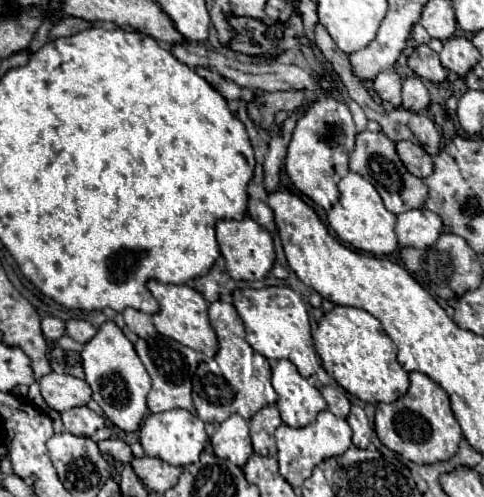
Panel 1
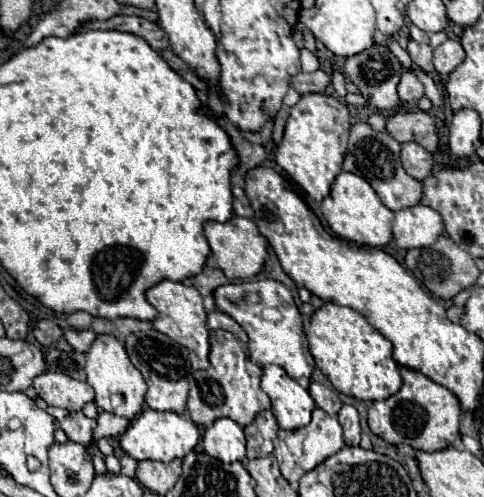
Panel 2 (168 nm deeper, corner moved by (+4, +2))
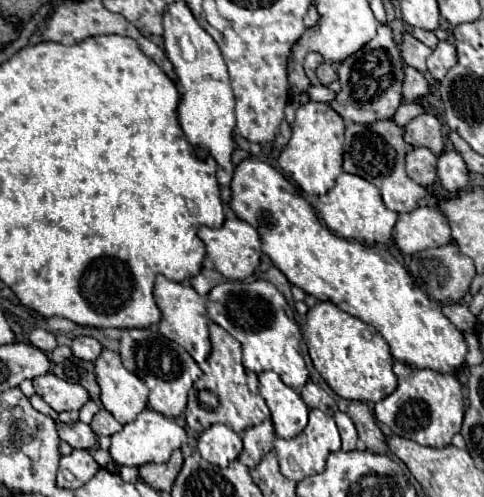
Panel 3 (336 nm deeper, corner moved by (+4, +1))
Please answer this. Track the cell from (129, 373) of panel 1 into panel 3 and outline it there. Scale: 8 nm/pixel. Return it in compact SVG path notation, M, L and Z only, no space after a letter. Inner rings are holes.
M104 348L102 354L94 360L94 370L96 370L96 382L100 386L100 402L120 424L132 422L148 406L148 386L136 374L124 368L118 352Z

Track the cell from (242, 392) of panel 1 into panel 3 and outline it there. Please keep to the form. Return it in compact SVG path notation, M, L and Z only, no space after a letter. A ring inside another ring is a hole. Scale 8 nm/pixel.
M210 322L210 340L212 340L212 352L206 360L208 374L202 376L198 382L194 382L190 394L188 394L188 406L186 406L186 424L202 432L208 426L216 422L224 422L238 434L244 432L250 426L256 426L270 418L270 410L262 396L258 394L258 376L254 372L248 372L242 366L242 344L228 334L224 328L220 328L216 322Z

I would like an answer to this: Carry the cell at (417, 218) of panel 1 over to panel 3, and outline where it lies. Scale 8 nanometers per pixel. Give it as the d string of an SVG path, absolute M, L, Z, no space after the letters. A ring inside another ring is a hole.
M420 206L412 212L398 214L394 226L394 242L404 254L414 254L426 248L448 244L450 226L444 214L434 206Z

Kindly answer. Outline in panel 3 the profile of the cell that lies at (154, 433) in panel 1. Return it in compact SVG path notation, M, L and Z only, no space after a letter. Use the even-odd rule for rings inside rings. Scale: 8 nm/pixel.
M142 410L134 422L126 424L120 432L112 436L110 456L118 466L142 466L148 462L168 462L174 450L188 444L188 434L182 426L178 426L174 420L162 416L156 410Z

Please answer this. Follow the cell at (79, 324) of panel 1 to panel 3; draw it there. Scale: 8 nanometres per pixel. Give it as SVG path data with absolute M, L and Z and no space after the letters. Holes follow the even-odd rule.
M76 336L72 340L72 352L80 360L96 360L100 356L100 352L102 352L102 346L92 336Z

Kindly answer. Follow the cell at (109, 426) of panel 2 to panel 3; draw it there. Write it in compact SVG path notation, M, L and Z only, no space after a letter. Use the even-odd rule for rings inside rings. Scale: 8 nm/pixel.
M100 408L100 412L96 414L96 418L92 418L90 426L92 426L92 430L98 436L112 436L112 434L116 434L116 432L122 430L122 424L116 422L114 416L108 410L104 410L104 408Z

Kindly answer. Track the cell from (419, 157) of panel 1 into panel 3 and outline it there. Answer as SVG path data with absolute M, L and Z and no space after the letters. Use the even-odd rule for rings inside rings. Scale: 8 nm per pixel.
M414 148L406 154L406 174L420 186L436 180L436 156L428 148Z

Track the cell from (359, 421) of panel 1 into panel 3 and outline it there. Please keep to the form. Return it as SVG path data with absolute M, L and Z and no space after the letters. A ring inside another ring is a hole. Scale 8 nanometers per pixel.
M336 412L334 420L336 420L340 436L342 436L342 450L354 450L356 442L358 442L358 432L356 432L352 418L346 412Z

